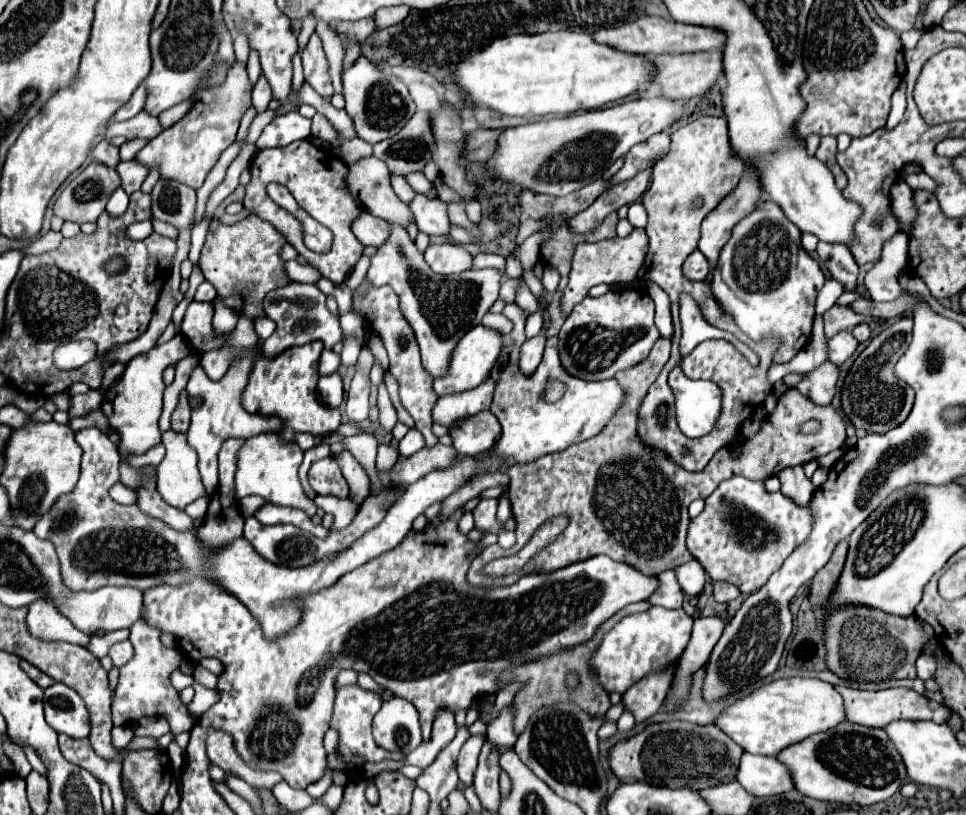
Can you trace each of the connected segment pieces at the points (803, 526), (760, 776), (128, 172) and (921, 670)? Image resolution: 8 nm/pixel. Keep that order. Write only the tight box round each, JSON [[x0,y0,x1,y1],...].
[[687,476,813,594],[737,752,793,796],[117,158,149,194],[917,654,935,680]]

